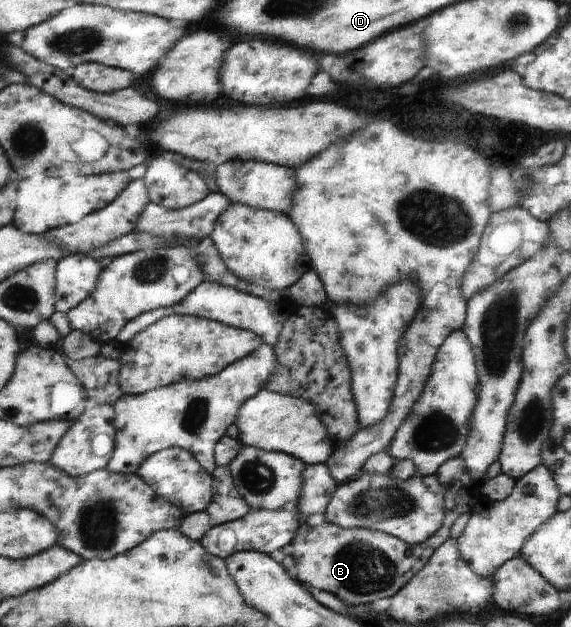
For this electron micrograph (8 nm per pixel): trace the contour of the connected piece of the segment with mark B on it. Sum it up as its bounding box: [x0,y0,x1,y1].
[290,503,476,606]

